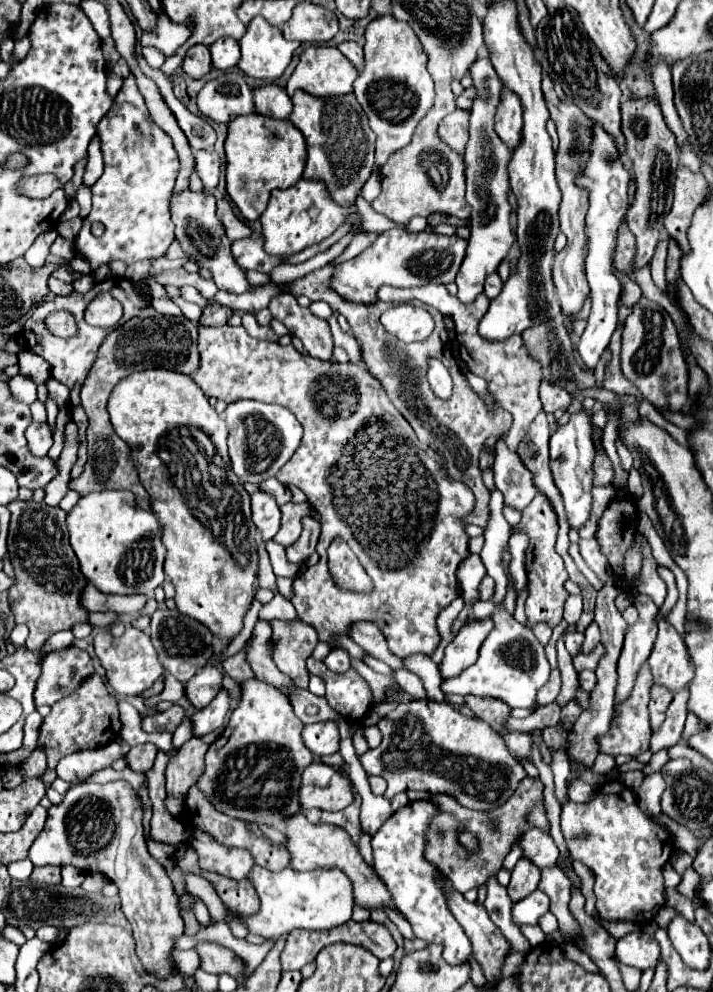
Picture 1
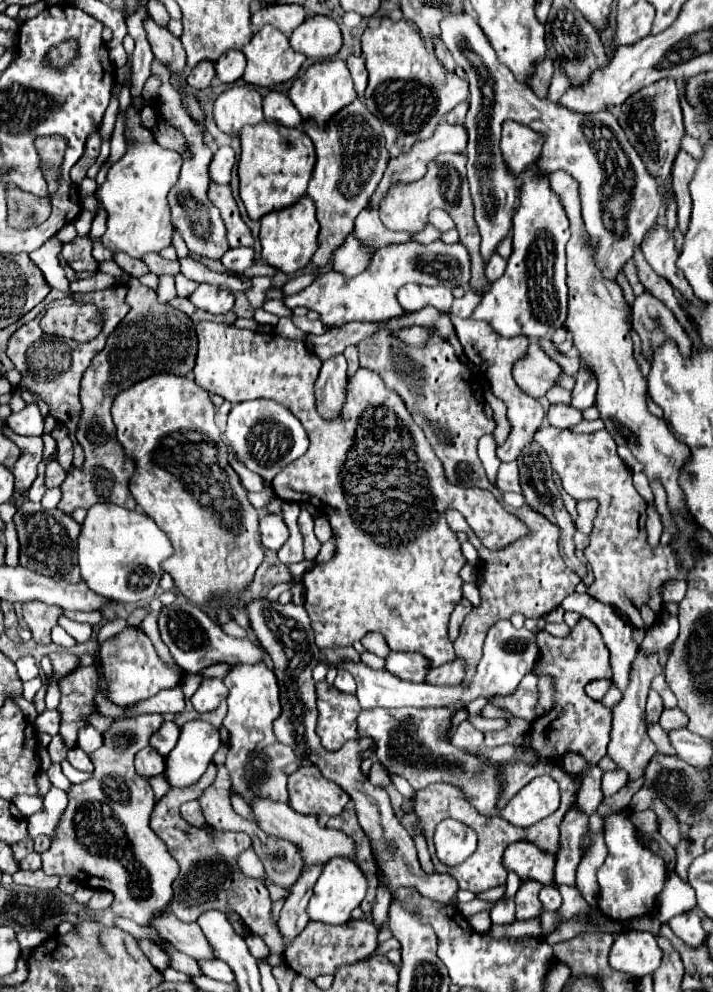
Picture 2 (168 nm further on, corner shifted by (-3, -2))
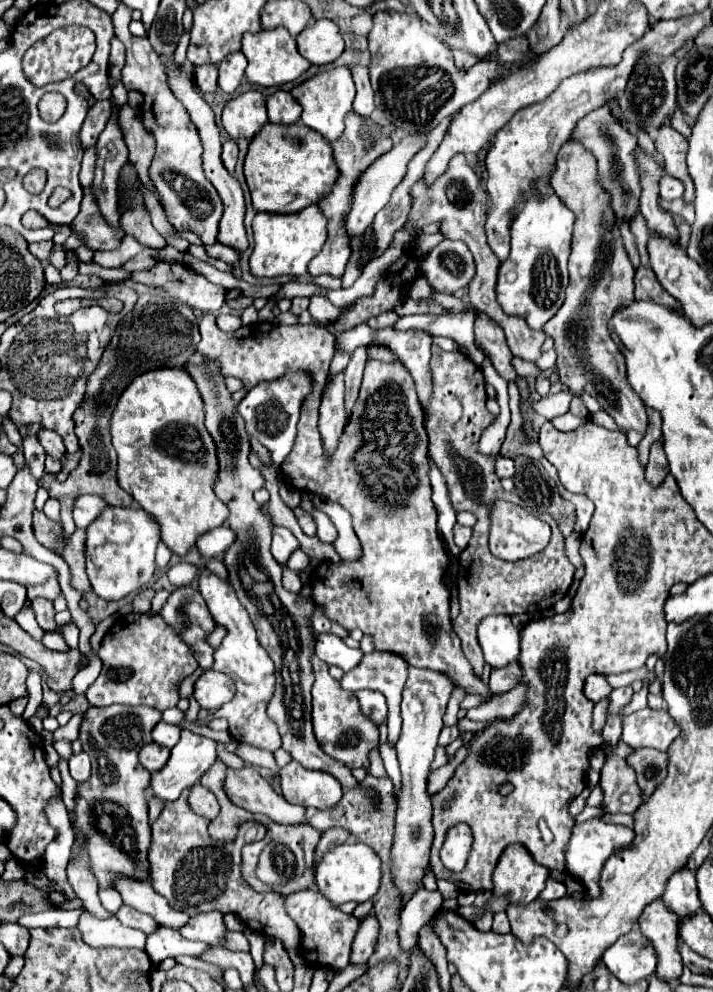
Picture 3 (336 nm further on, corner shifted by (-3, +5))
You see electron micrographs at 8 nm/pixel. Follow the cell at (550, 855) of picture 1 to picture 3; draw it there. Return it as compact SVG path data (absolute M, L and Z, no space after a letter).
M517 844L517 846L505 850L505 856L501 856L501 860L493 872L493 894L507 896L507 904L525 906L539 896L547 878L549 878L549 868L537 868L537 864L533 864L533 860L529 860L529 852L525 852L525 848L521 848Z

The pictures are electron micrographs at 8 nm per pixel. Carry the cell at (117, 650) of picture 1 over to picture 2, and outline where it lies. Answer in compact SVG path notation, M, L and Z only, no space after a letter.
M125 627L119 635L101 643L99 657L109 681L109 697L117 705L139 703L165 687L175 687L181 683L181 675L163 665L163 661L155 653L151 639L135 627Z

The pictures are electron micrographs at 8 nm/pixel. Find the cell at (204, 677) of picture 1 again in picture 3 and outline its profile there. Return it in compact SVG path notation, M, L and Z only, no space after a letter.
M207 670L195 682L195 700L205 710L217 710L235 696L233 680L217 670Z

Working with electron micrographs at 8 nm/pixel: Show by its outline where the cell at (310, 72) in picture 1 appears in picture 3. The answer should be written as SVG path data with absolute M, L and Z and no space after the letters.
M339 66L339 68L333 68L333 70L319 72L317 76L313 76L309 80L305 80L303 84L295 86L291 90L291 94L303 106L301 122L305 126L313 128L315 132L319 132L329 142L335 142L335 140L341 138L341 134L345 130L343 120L351 112L351 104L353 104L353 98L355 98L355 84L353 84L349 68Z

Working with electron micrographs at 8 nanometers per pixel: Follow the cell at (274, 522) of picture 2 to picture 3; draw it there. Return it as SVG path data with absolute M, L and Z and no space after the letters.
M275 526L273 528L273 544L271 544L271 552L273 552L273 558L279 562L279 564L287 564L289 556L299 550L299 540L283 526Z

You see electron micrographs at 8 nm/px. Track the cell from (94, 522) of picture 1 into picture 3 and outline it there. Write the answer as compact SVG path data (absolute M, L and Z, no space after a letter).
M107 508L87 528L87 576L97 596L103 600L121 600L131 592L147 586L155 572L155 548L159 542L159 528L145 510Z

